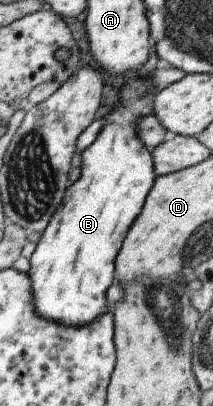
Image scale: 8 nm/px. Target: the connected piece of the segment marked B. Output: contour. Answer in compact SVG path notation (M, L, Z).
M132 71L124 74L124 81L119 87L117 100L103 116L102 127L94 141L80 151L80 174L62 195L59 207L49 218L46 228L41 232L31 256L29 257L28 278L33 292L35 315L53 320L63 325L75 327L88 324L110 309L104 302L104 290L112 284L114 278L114 256L138 216L145 196L154 182L153 160L149 149L137 133L137 122L143 116L152 114L151 100L155 90L145 76L134 76Z

